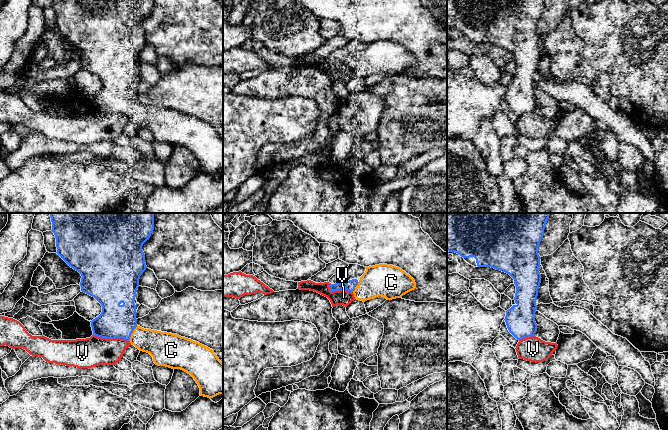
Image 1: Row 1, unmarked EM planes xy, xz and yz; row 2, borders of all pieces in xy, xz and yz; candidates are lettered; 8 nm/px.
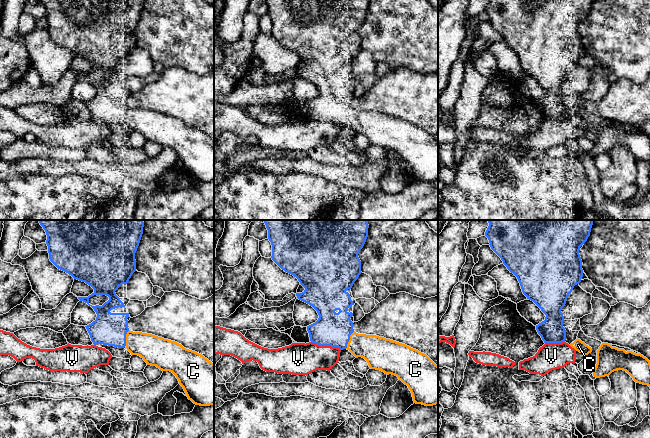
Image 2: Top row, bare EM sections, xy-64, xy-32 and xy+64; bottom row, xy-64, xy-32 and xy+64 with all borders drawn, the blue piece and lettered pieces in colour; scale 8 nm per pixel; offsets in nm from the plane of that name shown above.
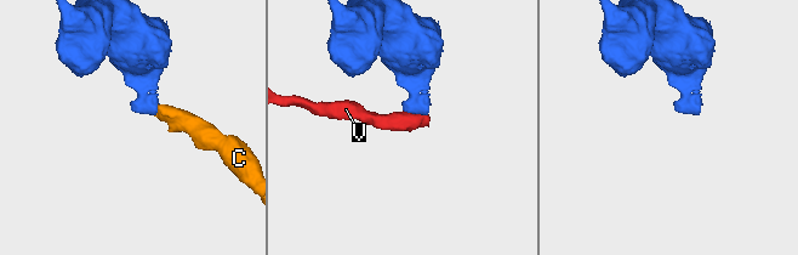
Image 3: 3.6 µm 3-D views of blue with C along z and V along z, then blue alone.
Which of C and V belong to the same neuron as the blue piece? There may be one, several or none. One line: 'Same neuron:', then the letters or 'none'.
Same neuron: C

